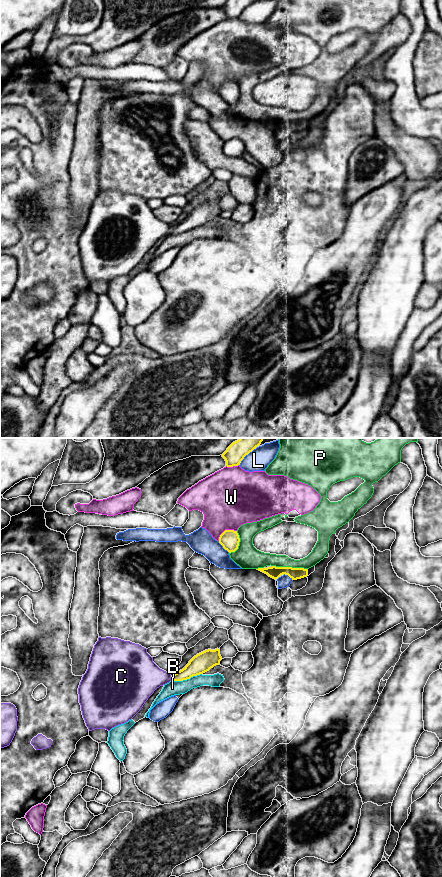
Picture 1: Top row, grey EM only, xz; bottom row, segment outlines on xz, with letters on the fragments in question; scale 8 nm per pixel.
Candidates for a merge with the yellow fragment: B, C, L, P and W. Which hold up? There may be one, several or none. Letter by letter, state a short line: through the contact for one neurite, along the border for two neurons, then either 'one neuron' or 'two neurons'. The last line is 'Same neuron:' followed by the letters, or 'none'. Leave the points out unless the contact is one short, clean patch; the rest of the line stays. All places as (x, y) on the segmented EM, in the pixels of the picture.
B: two neurons
C: line xz (198, 664), (188, 672), (171, 678), (140, 676); one neuron
L: two neurons
P: two neurons
W: two neurons
Same neuron: C

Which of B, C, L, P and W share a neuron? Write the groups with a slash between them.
B / C / L / P / W

